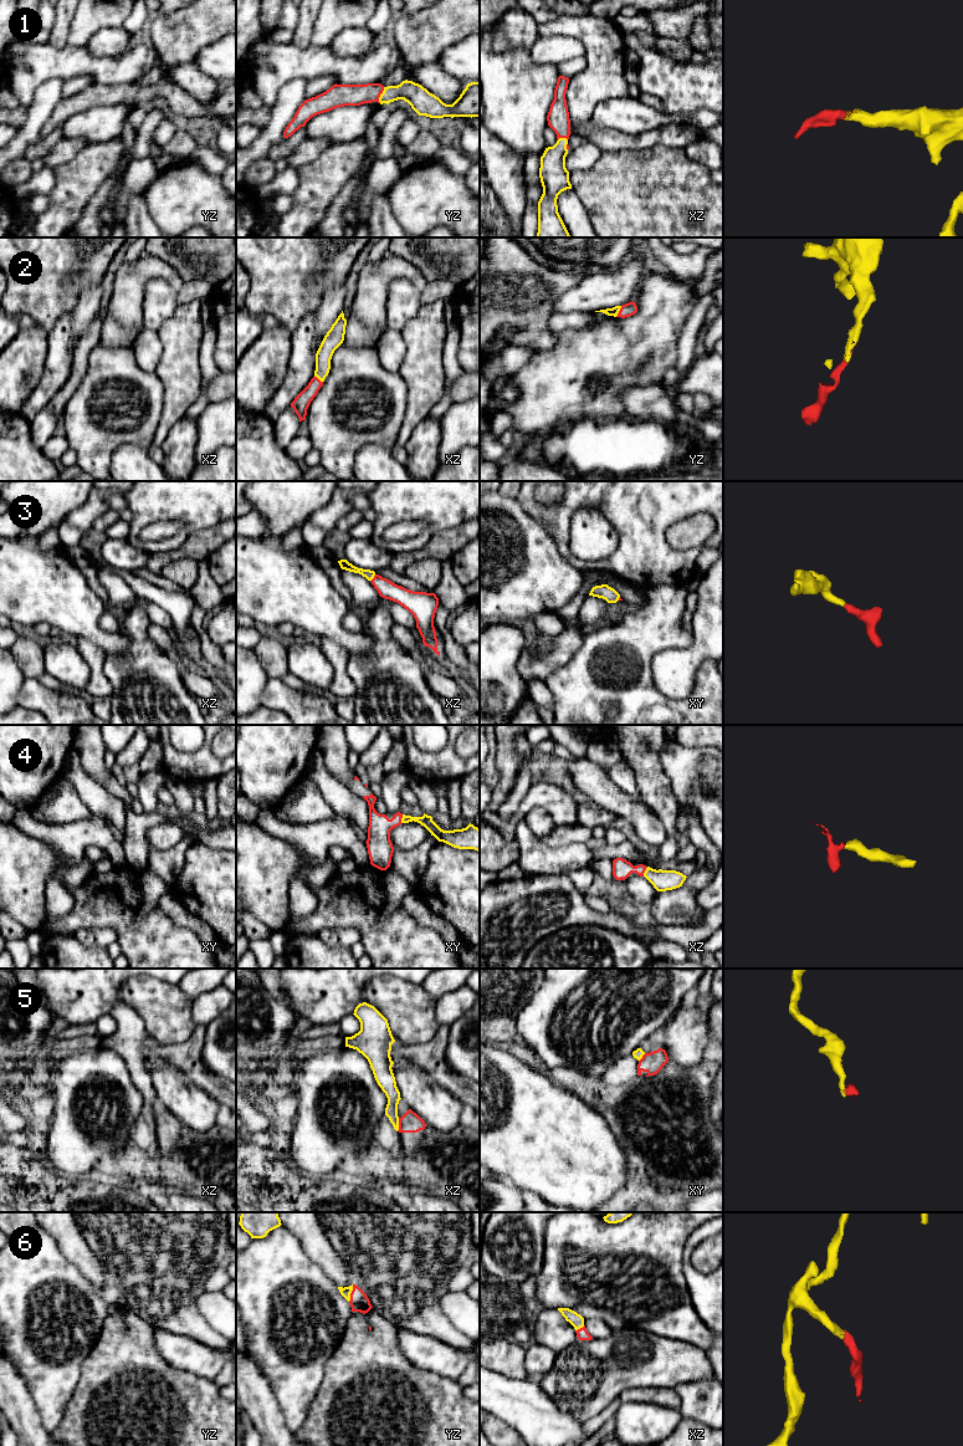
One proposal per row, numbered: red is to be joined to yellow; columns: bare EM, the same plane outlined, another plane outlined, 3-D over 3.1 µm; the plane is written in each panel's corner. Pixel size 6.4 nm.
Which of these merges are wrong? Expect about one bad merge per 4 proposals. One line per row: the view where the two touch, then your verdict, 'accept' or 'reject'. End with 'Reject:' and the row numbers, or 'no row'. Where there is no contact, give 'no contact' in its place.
1: meets yellow in yz; accept
2: meets yellow in yz; accept
3: meets yellow in xz; accept
4: meets yellow in xz; accept
5: meets yellow in xz; reject
6: meets yellow in yz; accept
Reject: 5

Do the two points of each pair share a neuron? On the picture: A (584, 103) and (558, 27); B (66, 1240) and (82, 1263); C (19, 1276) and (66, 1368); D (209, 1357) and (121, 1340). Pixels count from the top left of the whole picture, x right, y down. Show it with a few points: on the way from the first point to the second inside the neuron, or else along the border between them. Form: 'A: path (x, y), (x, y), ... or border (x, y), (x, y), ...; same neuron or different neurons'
A: path (594, 80), (594, 46), (582, 34); same neuron
B: path (72, 1246), (82, 1257); same neuron
C: path (22, 1303), (22, 1339), (39, 1360); same neuron
D: border (153, 1329), (157, 1352), (175, 1369); different neurons

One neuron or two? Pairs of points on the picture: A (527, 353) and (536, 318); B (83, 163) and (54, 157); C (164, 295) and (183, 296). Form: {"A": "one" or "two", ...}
{"A": "two", "B": "two", "C": "two"}

